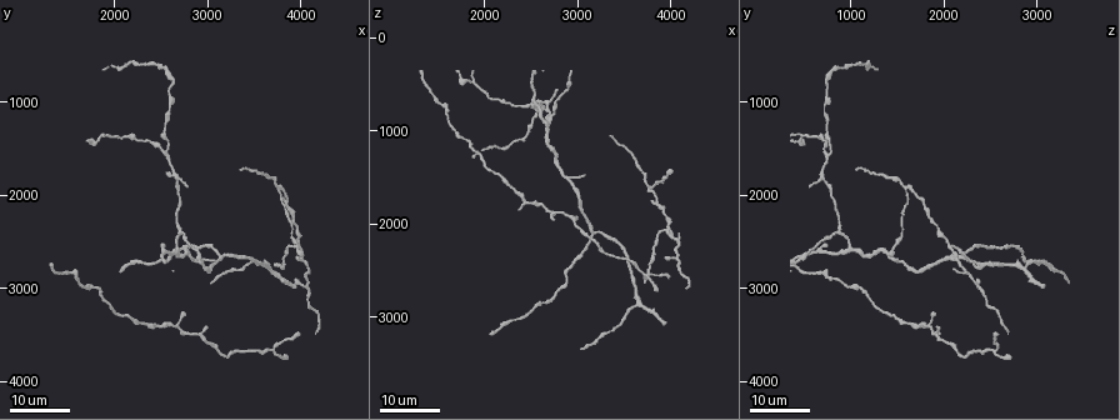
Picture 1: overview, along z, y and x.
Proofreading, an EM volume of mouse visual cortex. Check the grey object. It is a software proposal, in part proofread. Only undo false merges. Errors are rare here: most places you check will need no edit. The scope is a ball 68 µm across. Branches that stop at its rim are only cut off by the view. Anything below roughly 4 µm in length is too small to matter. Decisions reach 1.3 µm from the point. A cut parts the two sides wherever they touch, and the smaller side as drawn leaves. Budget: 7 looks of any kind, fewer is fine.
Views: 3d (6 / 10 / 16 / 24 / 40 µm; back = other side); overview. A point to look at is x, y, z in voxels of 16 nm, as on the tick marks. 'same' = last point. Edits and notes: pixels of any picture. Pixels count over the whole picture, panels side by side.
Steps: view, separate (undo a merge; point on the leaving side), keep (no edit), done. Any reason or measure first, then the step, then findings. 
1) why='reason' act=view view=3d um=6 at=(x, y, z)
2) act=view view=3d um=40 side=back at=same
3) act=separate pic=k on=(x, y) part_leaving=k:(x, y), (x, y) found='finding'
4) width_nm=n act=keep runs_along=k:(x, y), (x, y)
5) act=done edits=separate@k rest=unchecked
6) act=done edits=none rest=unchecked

why='arms part here' act=view view=3d um=16 at=(3650, 2800, 2850)

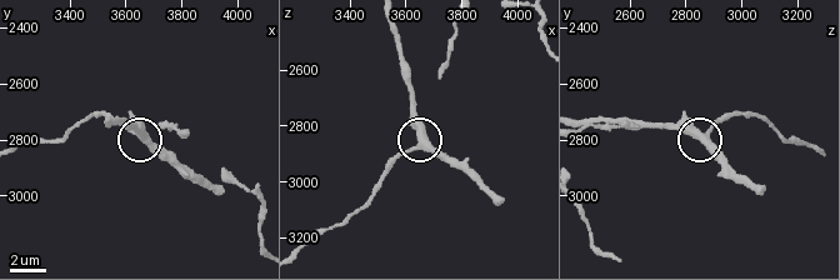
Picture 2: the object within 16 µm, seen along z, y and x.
act=view view=3d um=6 at=(3660, 2790, 2880)

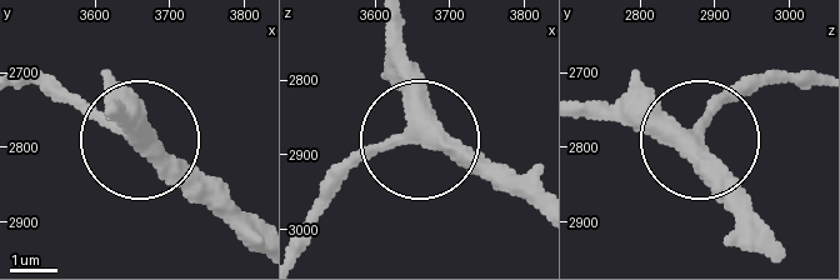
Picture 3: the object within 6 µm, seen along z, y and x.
act=view view=3d um=6 side=back at=(3655, 2785, 2880)

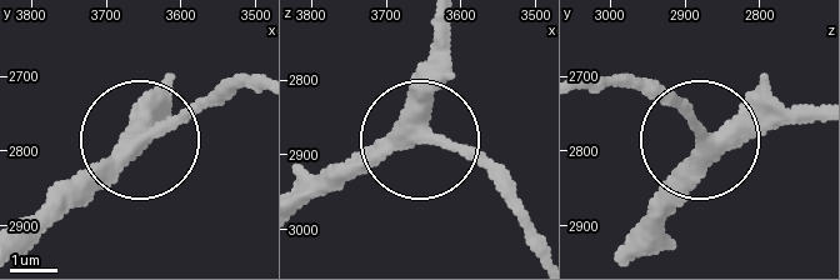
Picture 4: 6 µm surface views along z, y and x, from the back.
arms=3 act=keep runs_along=4:(434, 24), (434, 96), (418, 140), (386, 148), (343, 188) found='one neuron here'

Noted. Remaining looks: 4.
why='branch point' act=view view=3d um=16 at=(3750, 1900, 1600)

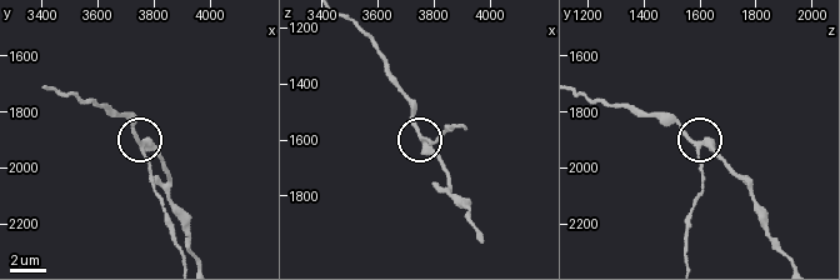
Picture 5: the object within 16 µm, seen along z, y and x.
act=view view=3d um=6 at=(3760, 1920, 1590)

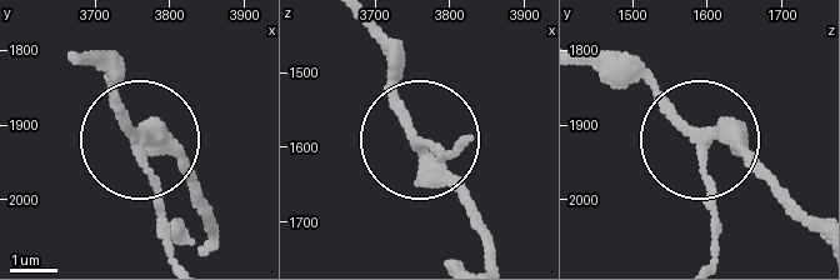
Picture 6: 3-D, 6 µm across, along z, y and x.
arms=3 act=keep found='continuous, no second neuron'

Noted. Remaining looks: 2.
why='branch point' act=view view=3d um=24 at=(2700, 2550, 1000)

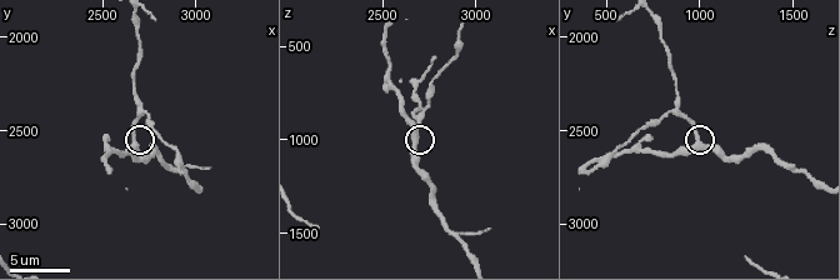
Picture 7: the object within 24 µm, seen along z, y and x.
why='zoom in' act=view view=3d um=10 at=(2660, 2580, 980)

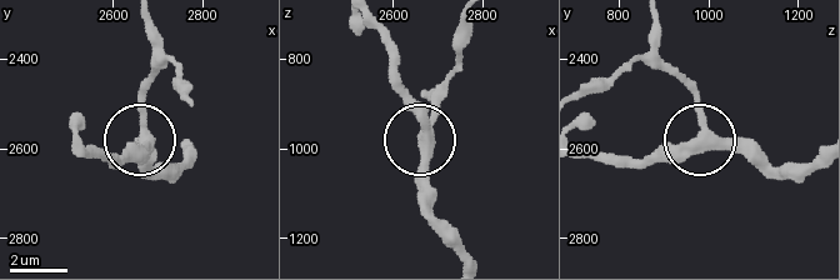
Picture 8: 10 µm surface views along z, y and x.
width_nm=340 act=keep runs_along=8:(815, 159), (758, 165), (693, 141), (665, 146), (645, 163) found='continuous, no second neuron'

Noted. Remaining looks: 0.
act=done edits=none rest=unchecked

